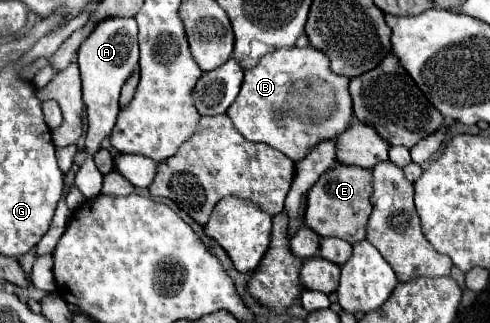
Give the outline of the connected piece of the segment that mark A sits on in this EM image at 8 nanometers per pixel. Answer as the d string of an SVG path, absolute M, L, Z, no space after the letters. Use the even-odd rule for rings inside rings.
M104 19L96 25L94 33L78 49L78 67L82 75L82 95L88 113L88 131L86 131L85 150L88 159L80 165L74 185L88 197L96 197L102 187L102 173L94 162L94 153L100 149L100 141L110 135L116 117L118 117L118 97L122 85L132 77L138 67L138 27L134 19Z

